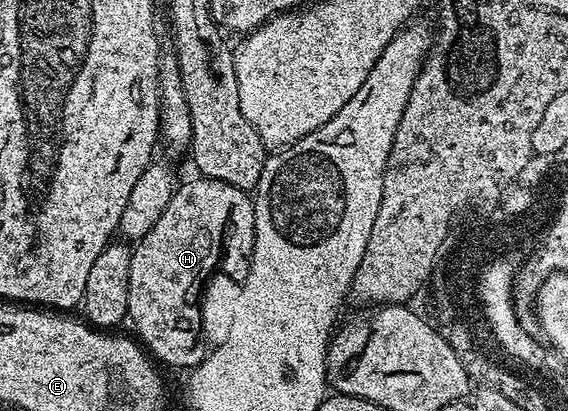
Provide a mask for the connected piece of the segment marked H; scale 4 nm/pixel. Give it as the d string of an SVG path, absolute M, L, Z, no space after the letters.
M205 177L193 178L175 190L160 221L156 221L156 225L148 229L144 238L133 244L130 252L126 310L129 322L134 322L133 334L140 340L141 346L159 364L167 363L170 367L186 367L185 369L197 367L204 358L204 351L198 348L198 339L203 338L202 292L210 276L215 274L217 267L214 266L217 265L218 258L222 255L221 274L241 285L252 269L252 253L256 241L253 198L232 185L224 185L224 181Z

